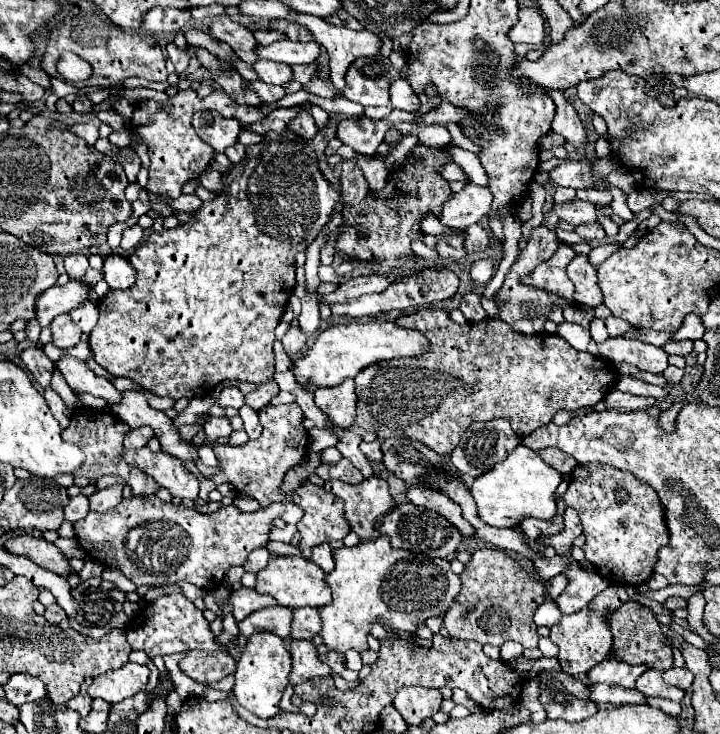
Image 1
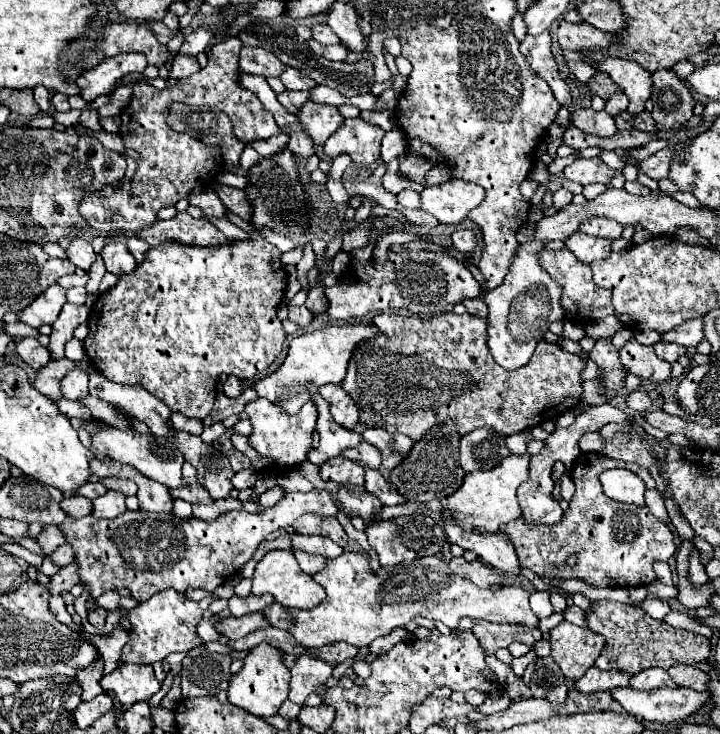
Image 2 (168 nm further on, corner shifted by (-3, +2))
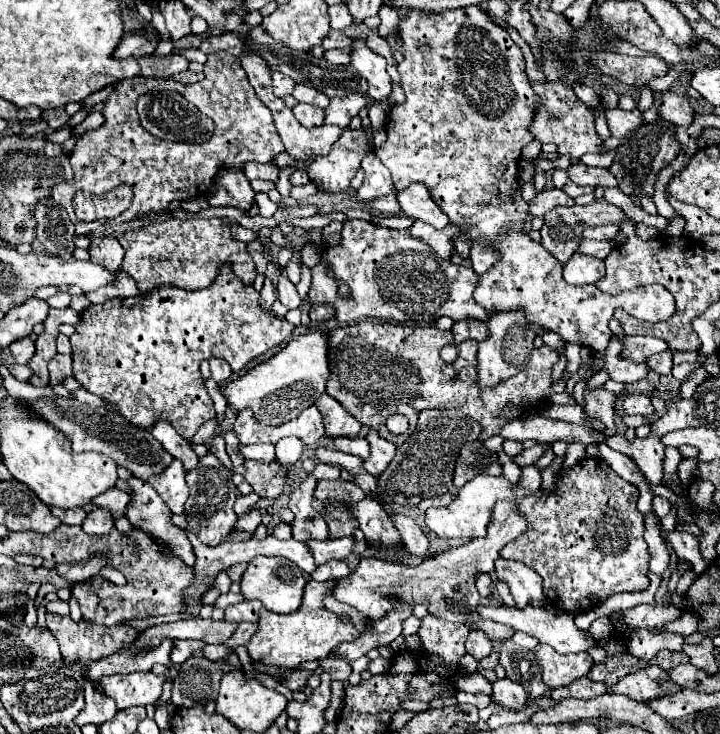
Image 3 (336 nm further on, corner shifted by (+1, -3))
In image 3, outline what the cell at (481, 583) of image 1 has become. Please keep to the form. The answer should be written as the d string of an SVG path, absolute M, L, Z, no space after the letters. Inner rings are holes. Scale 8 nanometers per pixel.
M471 630L465 646L467 654L471 654L475 660L483 660L491 652L491 640L481 630Z

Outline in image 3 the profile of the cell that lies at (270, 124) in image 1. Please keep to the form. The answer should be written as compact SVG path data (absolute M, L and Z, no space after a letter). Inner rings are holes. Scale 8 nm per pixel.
M349 94L343 98L331 98L329 110L325 110L325 124L335 124L347 128L351 118L359 114L361 108L367 106L367 98L363 94Z

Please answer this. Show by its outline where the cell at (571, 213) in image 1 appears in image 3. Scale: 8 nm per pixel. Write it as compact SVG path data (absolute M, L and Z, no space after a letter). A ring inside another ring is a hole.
M607 224L607 226L591 226L591 228L585 228L583 230L583 236L585 238L591 238L591 240L613 240L619 232L619 226L615 224Z

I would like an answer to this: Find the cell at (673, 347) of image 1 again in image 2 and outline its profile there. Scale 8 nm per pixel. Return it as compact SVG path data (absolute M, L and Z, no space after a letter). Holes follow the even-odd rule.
M665 341L655 343L653 349L655 349L657 357L661 357L661 359L665 359L665 361L669 361L669 363L677 361L677 357L685 355L685 351L687 351L687 347L683 347L683 345L677 345L677 343L665 343Z

